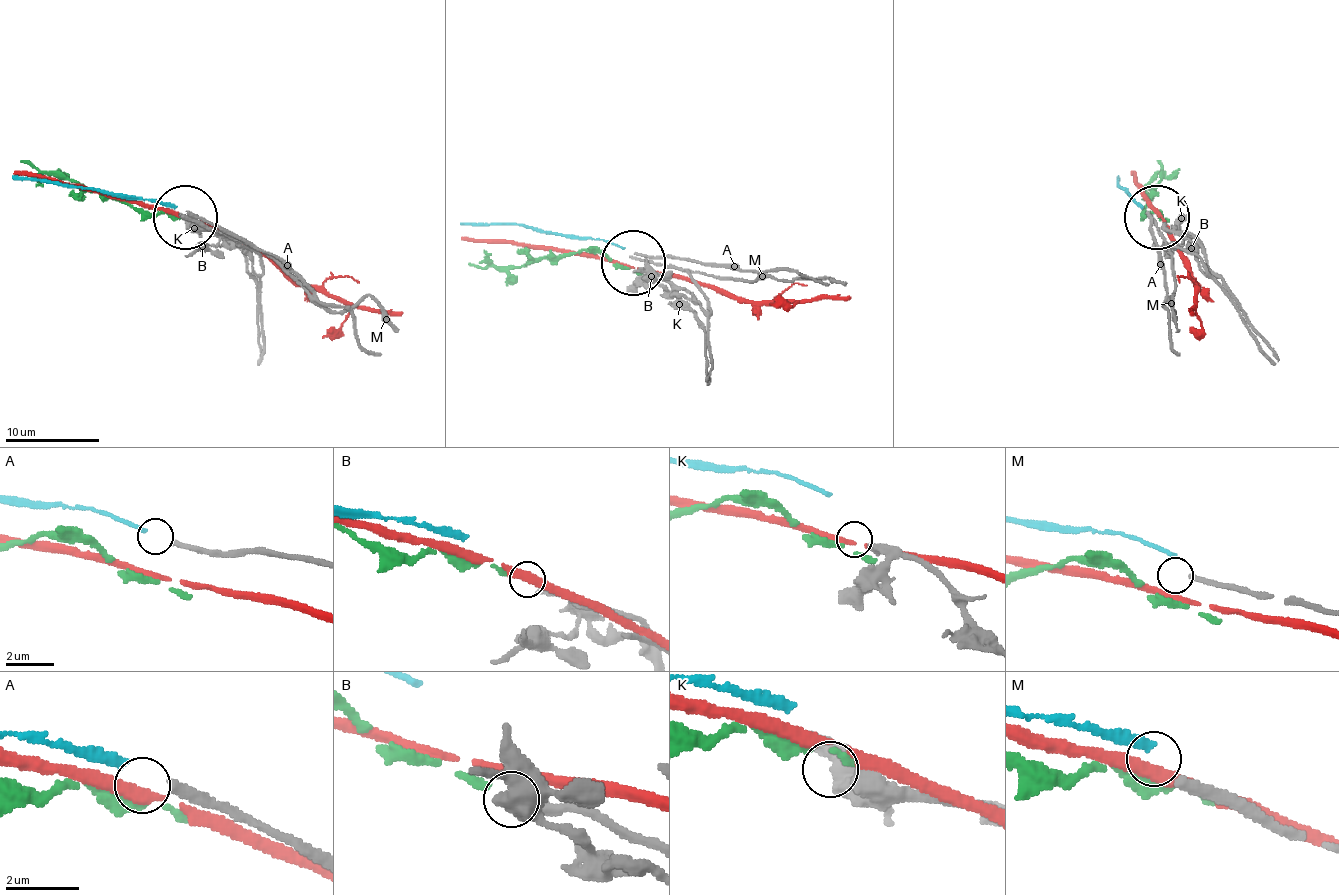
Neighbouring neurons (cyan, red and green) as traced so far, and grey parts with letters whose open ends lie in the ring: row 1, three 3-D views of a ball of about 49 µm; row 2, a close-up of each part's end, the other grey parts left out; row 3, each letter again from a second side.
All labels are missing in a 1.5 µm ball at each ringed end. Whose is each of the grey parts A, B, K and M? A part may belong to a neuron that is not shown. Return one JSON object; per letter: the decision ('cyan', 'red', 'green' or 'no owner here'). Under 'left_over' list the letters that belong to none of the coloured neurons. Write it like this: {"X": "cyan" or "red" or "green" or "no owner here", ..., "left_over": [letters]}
{"A": "cyan", "B": "green", "K": "no owner here", "M": "no owner here", "left_over": ["K", "M"]}

